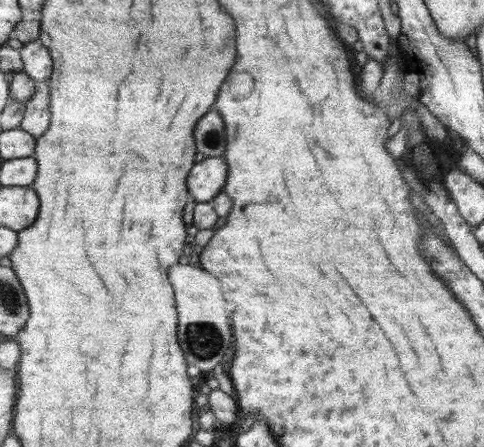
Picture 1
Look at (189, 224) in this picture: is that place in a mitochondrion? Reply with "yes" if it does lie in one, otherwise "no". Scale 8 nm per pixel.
no

